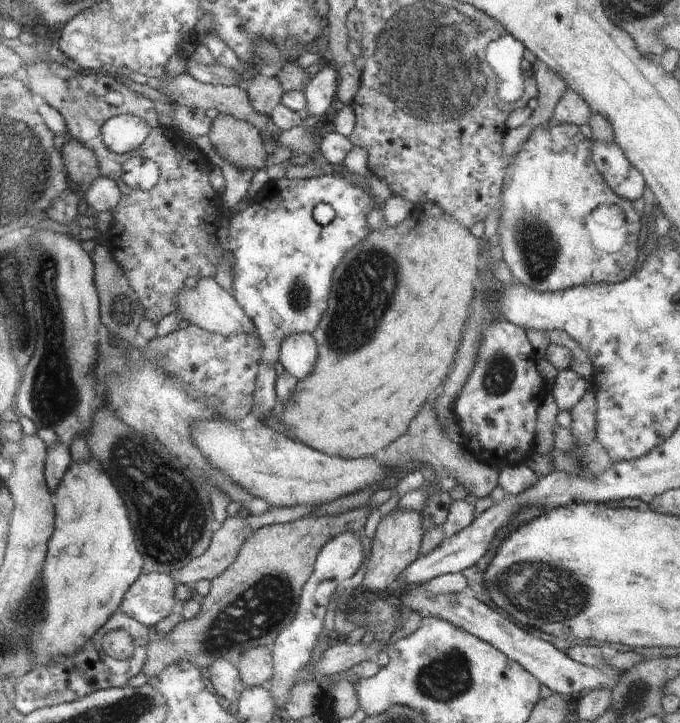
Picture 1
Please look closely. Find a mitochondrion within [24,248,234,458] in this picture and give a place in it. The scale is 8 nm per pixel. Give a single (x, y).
(54, 395)

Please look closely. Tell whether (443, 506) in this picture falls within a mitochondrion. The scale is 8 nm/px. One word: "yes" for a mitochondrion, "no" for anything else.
no

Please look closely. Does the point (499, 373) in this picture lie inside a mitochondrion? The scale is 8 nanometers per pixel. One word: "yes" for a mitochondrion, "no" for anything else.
yes

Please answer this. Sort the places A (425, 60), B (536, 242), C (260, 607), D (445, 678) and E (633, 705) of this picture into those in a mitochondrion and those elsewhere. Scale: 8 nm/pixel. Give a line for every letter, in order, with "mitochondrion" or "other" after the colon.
A: mitochondrion
B: mitochondrion
C: mitochondrion
D: mitochondrion
E: mitochondrion

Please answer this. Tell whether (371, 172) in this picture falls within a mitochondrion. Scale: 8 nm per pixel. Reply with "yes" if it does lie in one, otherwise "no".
no

